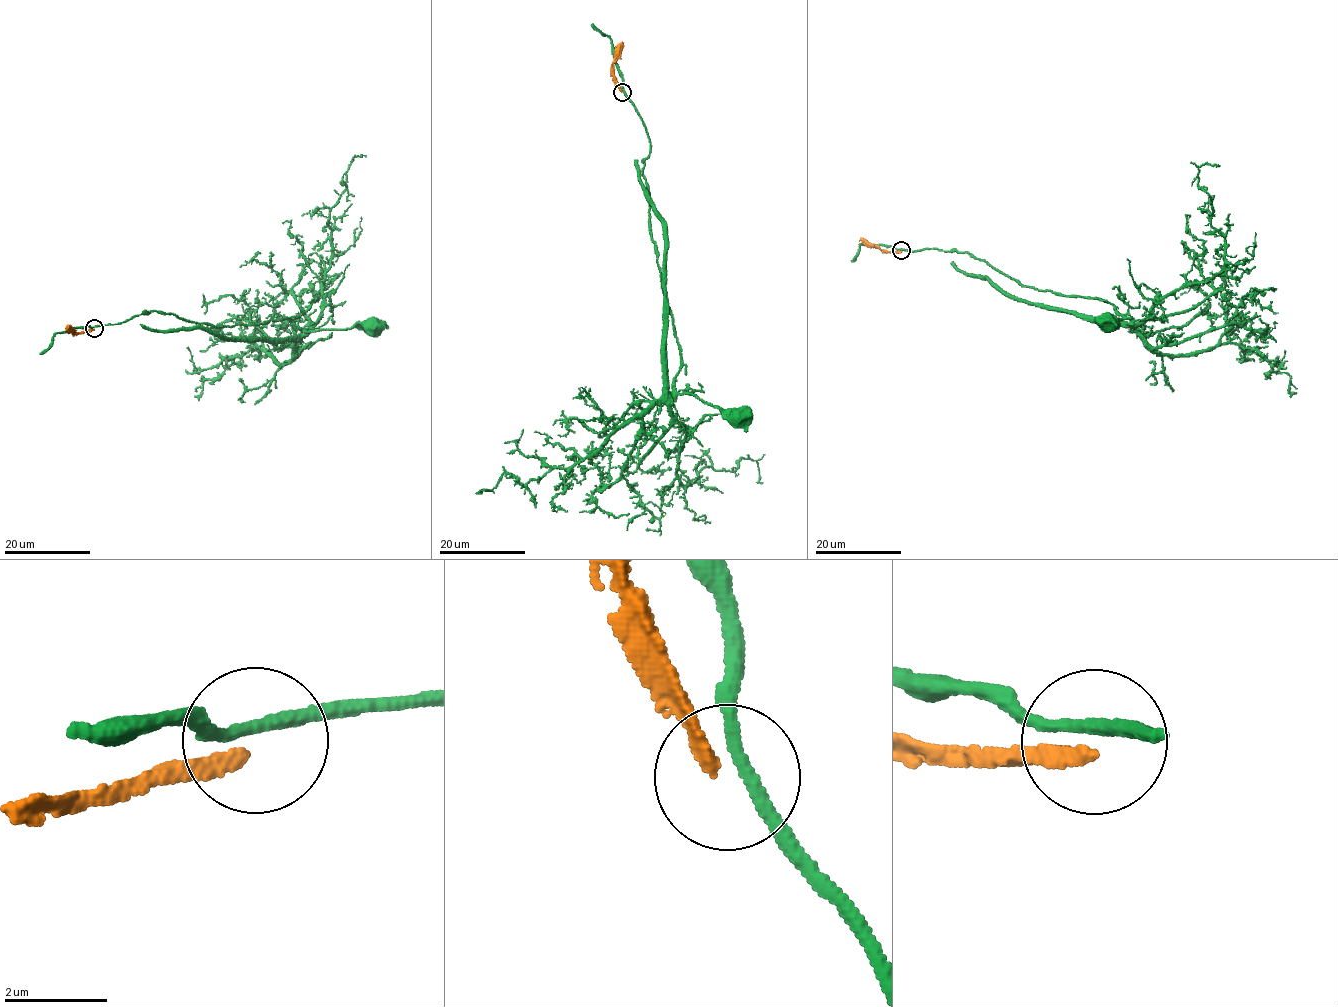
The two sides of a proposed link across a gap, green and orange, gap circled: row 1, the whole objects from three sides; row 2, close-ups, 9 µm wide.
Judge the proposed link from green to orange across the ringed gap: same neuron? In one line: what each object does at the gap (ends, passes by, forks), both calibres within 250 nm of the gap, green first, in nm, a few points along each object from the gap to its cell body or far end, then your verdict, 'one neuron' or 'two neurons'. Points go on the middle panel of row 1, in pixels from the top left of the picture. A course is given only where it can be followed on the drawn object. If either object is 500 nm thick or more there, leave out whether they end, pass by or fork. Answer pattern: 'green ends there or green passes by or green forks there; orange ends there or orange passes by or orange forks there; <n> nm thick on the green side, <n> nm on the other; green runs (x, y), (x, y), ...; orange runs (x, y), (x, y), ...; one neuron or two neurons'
green passes by; orange ends there; 240 nm thick on the green side, 240 nm on the other; green runs (622, 91), (650, 143), (643, 178), (662, 293), (679, 350), (680, 371), (674, 388), (738, 417); orange runs (621, 92), (614, 75), (613, 63), (615, 47), (622, 42); two neurons

